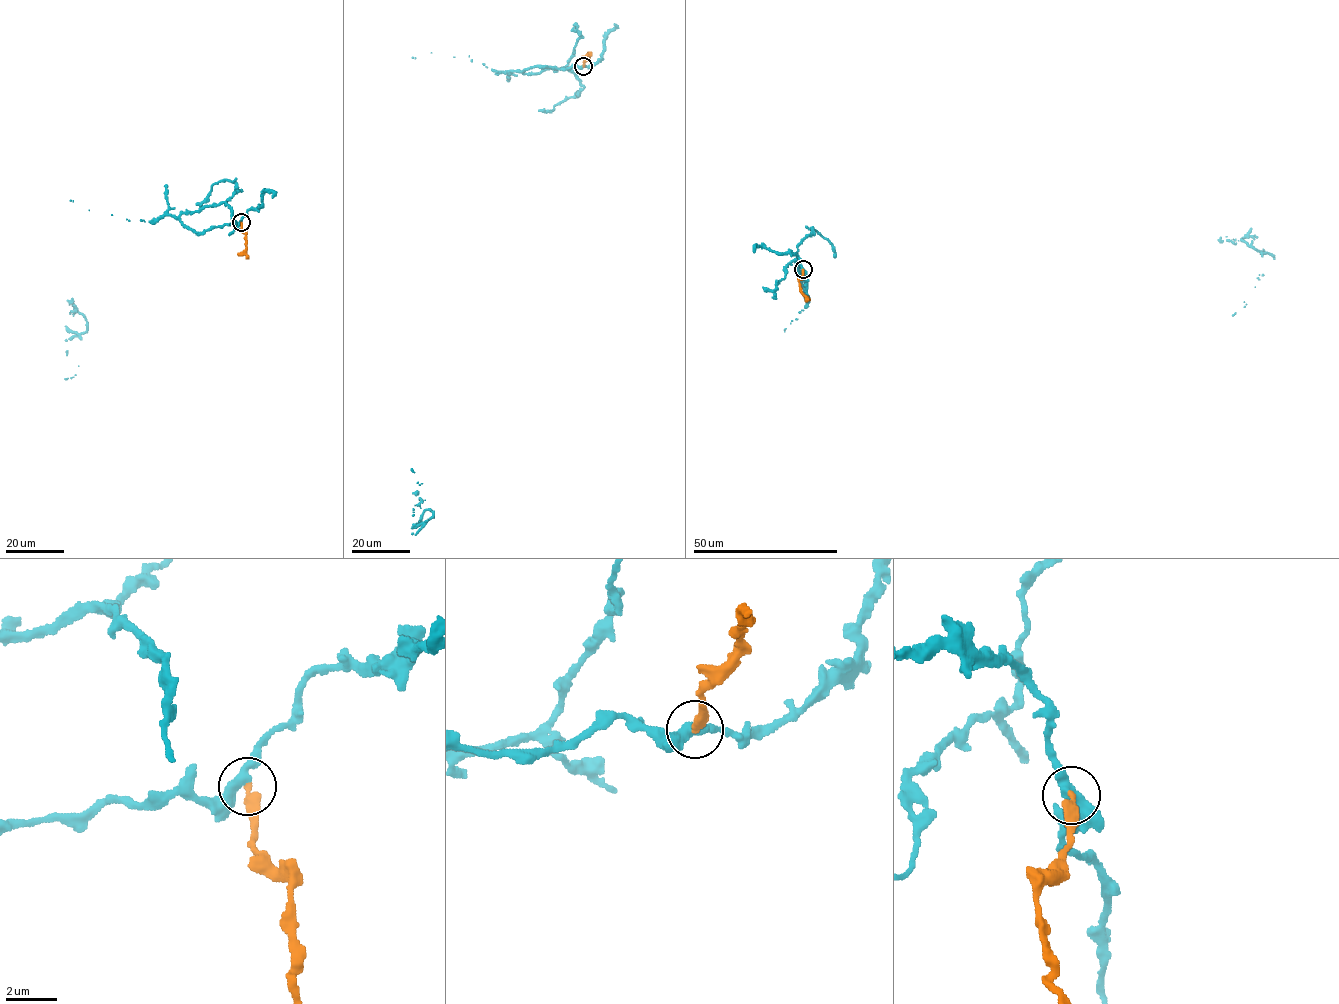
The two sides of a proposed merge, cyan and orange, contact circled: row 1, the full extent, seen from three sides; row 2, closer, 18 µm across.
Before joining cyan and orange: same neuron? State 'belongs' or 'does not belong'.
does not belong

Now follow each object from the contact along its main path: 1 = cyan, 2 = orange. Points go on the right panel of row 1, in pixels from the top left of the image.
1: (802, 270), (806, 298), (795, 260), (811, 228), (833, 246), (835, 256), (1241, 240), (1274, 258)
2: (802, 270), (800, 291), (809, 300)

